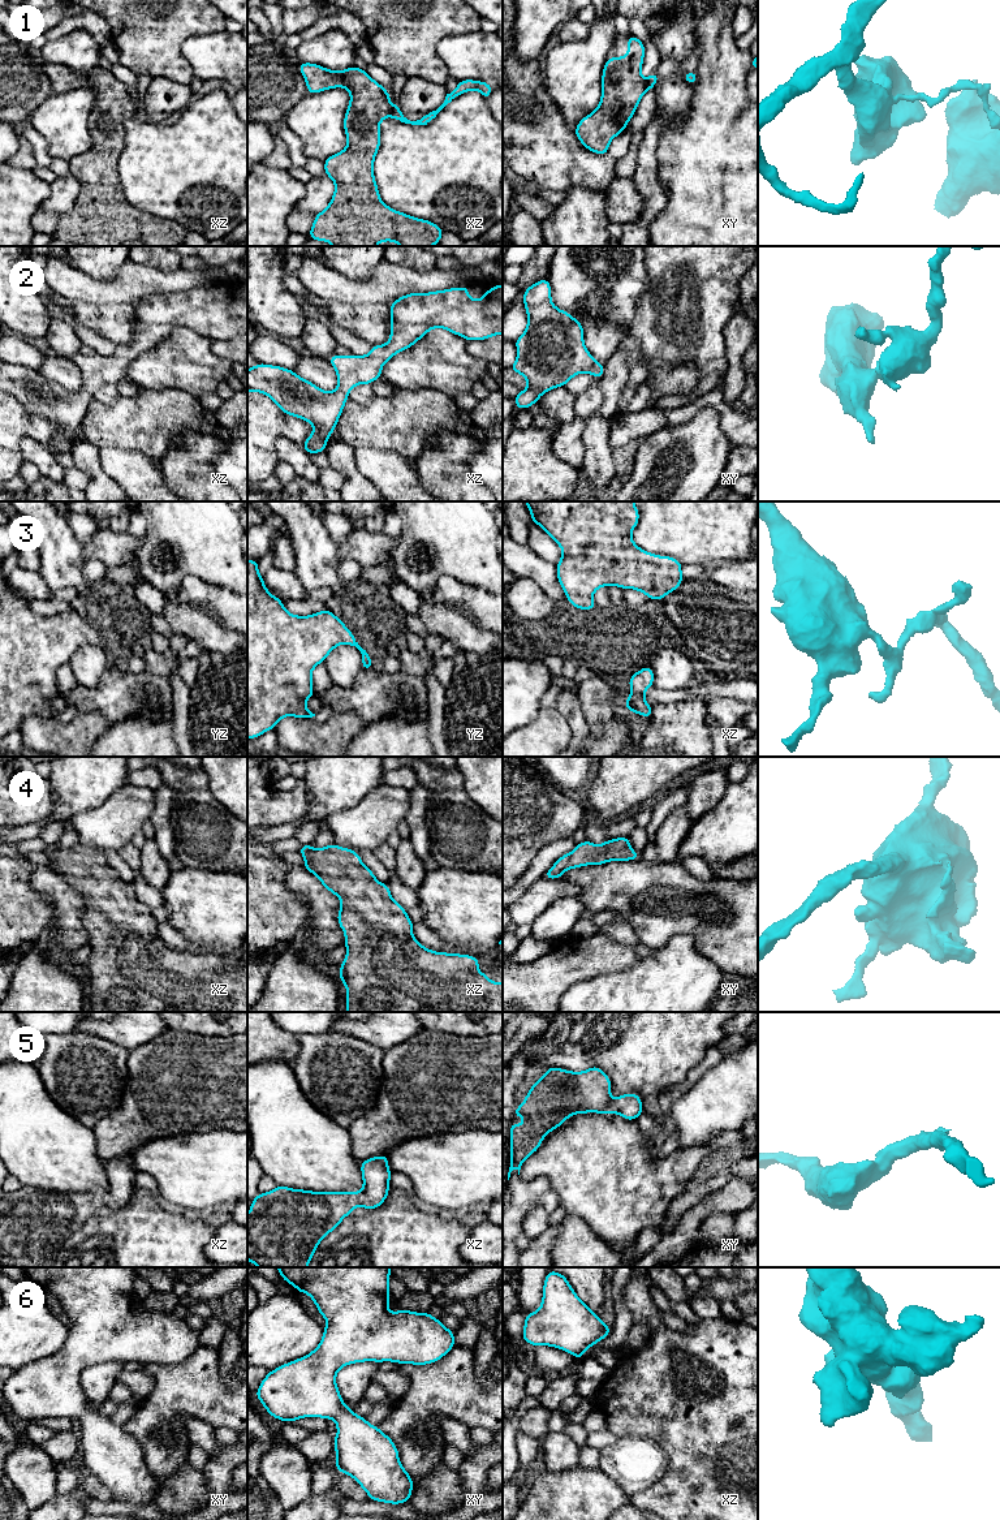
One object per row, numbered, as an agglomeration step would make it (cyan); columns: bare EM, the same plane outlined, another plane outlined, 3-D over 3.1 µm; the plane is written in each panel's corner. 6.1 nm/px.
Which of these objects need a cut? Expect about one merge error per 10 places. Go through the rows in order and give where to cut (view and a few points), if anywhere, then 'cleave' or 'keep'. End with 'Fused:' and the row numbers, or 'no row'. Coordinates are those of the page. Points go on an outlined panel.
1: cut in xz along (392, 106), (389, 115); cleave
2: no cut; keep
3: no cut; keep
4: no cut; keep
5: no cut; keep
6: no cut; keep
Fused: 1

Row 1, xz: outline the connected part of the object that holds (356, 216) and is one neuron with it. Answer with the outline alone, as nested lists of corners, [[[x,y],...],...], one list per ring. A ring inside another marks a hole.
[[[299,63],[307,92],[344,87],[350,94],[350,103],[344,117],[346,147],[324,160],[324,173],[335,182],[333,197],[326,210],[315,215],[309,237],[327,241],[333,246],[376,246],[379,242],[392,241],[400,246],[432,246],[440,242],[443,229],[424,219],[417,219],[388,207],[379,195],[374,177],[374,160],[380,147],[379,124],[391,116],[389,92],[366,70],[357,66],[340,72],[311,63]]]

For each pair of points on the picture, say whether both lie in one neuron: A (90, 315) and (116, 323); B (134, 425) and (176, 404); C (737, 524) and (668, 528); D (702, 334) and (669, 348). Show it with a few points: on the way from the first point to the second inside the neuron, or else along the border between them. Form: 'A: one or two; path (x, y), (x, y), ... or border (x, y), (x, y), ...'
A: one; path (97, 318), (110, 321)
B: one; path (145, 422), (155, 421), (166, 414)
C: one; path (720, 524), (685, 524)
D: one; path (694, 334), (684, 334), (677, 340)

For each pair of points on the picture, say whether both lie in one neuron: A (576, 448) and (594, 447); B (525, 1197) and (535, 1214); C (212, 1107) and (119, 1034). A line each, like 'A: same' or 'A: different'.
A: different
B: different
C: different

